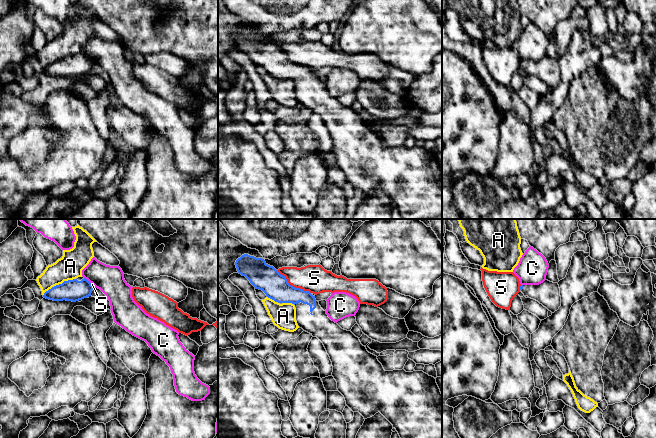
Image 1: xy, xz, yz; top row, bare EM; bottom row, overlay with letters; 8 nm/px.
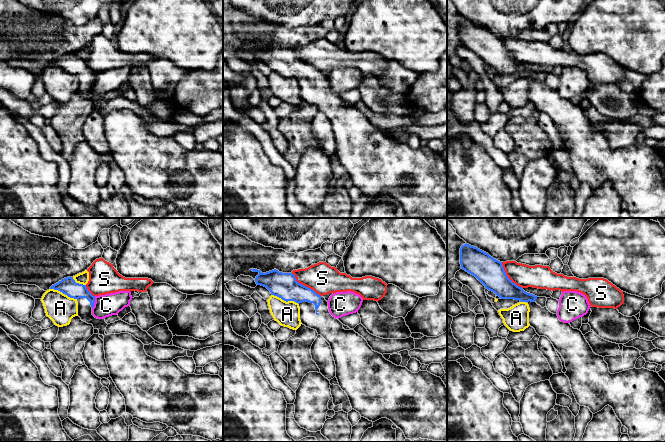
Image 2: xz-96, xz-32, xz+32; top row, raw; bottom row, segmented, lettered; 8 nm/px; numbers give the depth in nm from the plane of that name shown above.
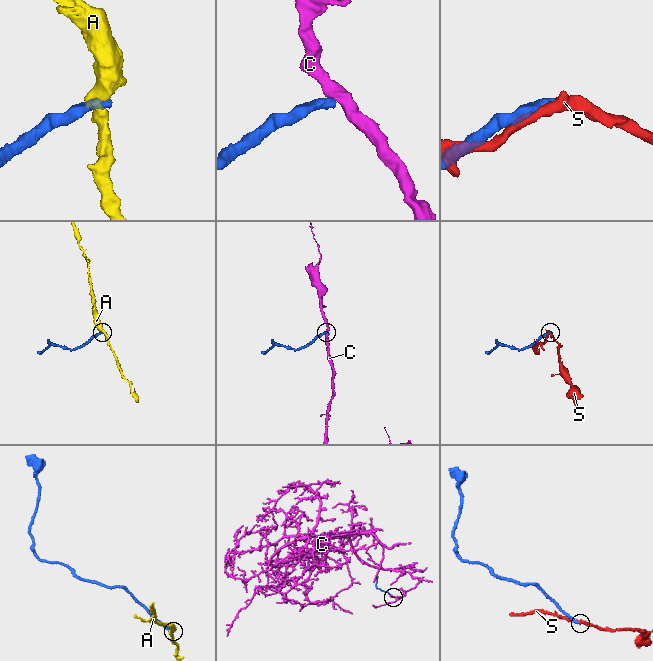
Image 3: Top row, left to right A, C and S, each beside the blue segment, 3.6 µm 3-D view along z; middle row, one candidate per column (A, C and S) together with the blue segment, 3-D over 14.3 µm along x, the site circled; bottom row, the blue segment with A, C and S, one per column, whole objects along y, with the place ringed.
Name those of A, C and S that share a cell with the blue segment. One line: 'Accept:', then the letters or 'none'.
Accept: none

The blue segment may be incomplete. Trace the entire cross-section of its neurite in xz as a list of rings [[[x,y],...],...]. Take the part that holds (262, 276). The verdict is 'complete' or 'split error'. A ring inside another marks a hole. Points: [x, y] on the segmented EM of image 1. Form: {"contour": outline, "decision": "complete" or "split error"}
{"contour": [[[244,254],[236,260],[235,265],[238,273],[245,276],[255,289],[262,290],[268,298],[278,303],[295,305],[298,326],[323,343],[332,362],[332,376],[337,382],[337,389],[344,396],[346,405],[353,412],[359,412],[364,419],[380,412],[393,425],[400,438],[442,438],[442,393],[434,377],[423,371],[415,370],[413,372],[406,372],[404,369],[385,371],[377,356],[369,353],[358,337],[351,331],[342,329],[328,317],[315,296],[309,291],[290,285],[286,277],[273,266],[268,265],[264,259]]], "decision": "split error"}

